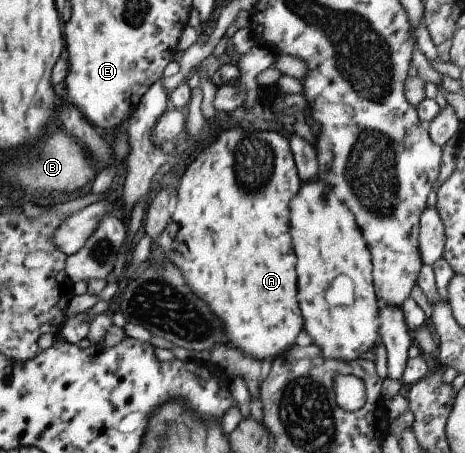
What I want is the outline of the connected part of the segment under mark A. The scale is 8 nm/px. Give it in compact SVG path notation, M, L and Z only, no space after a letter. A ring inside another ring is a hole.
M244 122L239 127L224 130L205 150L200 152L198 156L187 166L183 176L179 180L177 188L177 206L171 215L168 225L157 238L157 244L162 252L167 254L169 260L173 260L173 264L177 264L177 268L181 268L181 274L185 276L185 284L189 284L189 288L193 290L195 296L199 296L201 300L205 300L211 308L211 312L223 322L223 330L225 336L229 340L229 344L233 344L237 350L241 350L243 354L249 354L257 360L267 360L267 358L277 358L281 356L285 350L289 350L299 332L303 330L303 318L297 306L297 276L295 276L295 256L291 256L291 234L289 234L289 204L301 184L298 168L295 168L294 156L289 150L290 140L283 136L281 131L277 130L255 130L255 126L249 126Z

